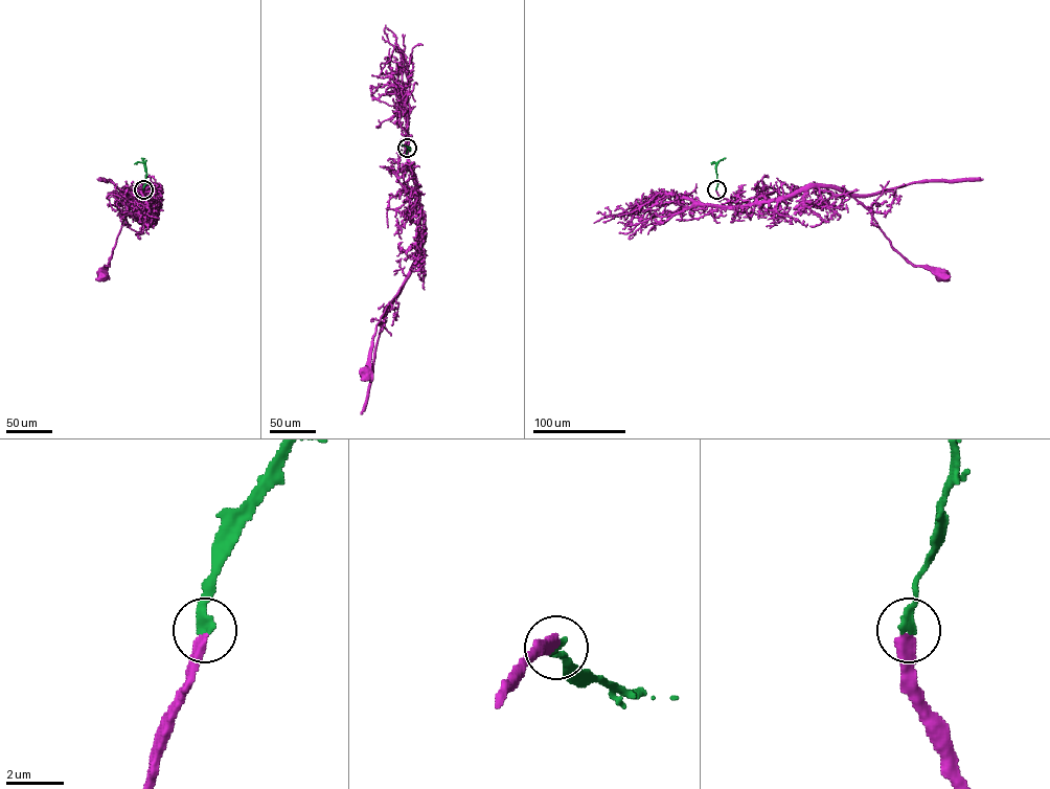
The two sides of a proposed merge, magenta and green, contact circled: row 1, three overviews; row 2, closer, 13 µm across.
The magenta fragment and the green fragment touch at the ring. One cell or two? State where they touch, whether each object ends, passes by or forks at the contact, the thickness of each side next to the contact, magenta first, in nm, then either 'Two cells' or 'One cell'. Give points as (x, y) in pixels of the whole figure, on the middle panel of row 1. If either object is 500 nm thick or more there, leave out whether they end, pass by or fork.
Place: (407, 148). At the ring magenta ends. At the ring green ends. Thickness 320 nm (magenta) against 280 nm. One cell

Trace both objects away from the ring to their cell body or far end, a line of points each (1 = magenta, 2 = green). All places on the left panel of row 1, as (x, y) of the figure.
1: (143, 189), (134, 202), (141, 196), (155, 199), (160, 195), (159, 187), (151, 187), (128, 211), (101, 274)
2: (143, 189), (146, 167), (143, 163), (136, 162)

